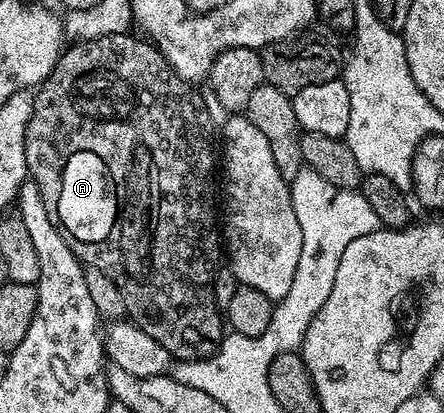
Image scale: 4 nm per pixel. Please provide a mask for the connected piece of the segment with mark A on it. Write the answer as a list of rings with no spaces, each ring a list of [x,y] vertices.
[[[120,33],[84,39],[68,46],[59,56],[59,62],[52,69],[50,77],[41,84],[35,95],[35,108],[25,133],[27,173],[37,185],[49,217],[61,228],[75,256],[99,269],[115,283],[124,301],[126,314],[133,322],[149,333],[149,337],[153,337],[153,341],[160,343],[166,351],[179,357],[203,357],[216,350],[225,334],[225,323],[221,318],[221,309],[215,304],[213,286],[219,243],[221,247],[221,223],[215,220],[217,127],[209,117],[209,109],[205,109],[202,94],[198,90],[195,92],[196,88],[172,69],[158,47],[144,38],[138,38],[134,39],[131,33]]]

